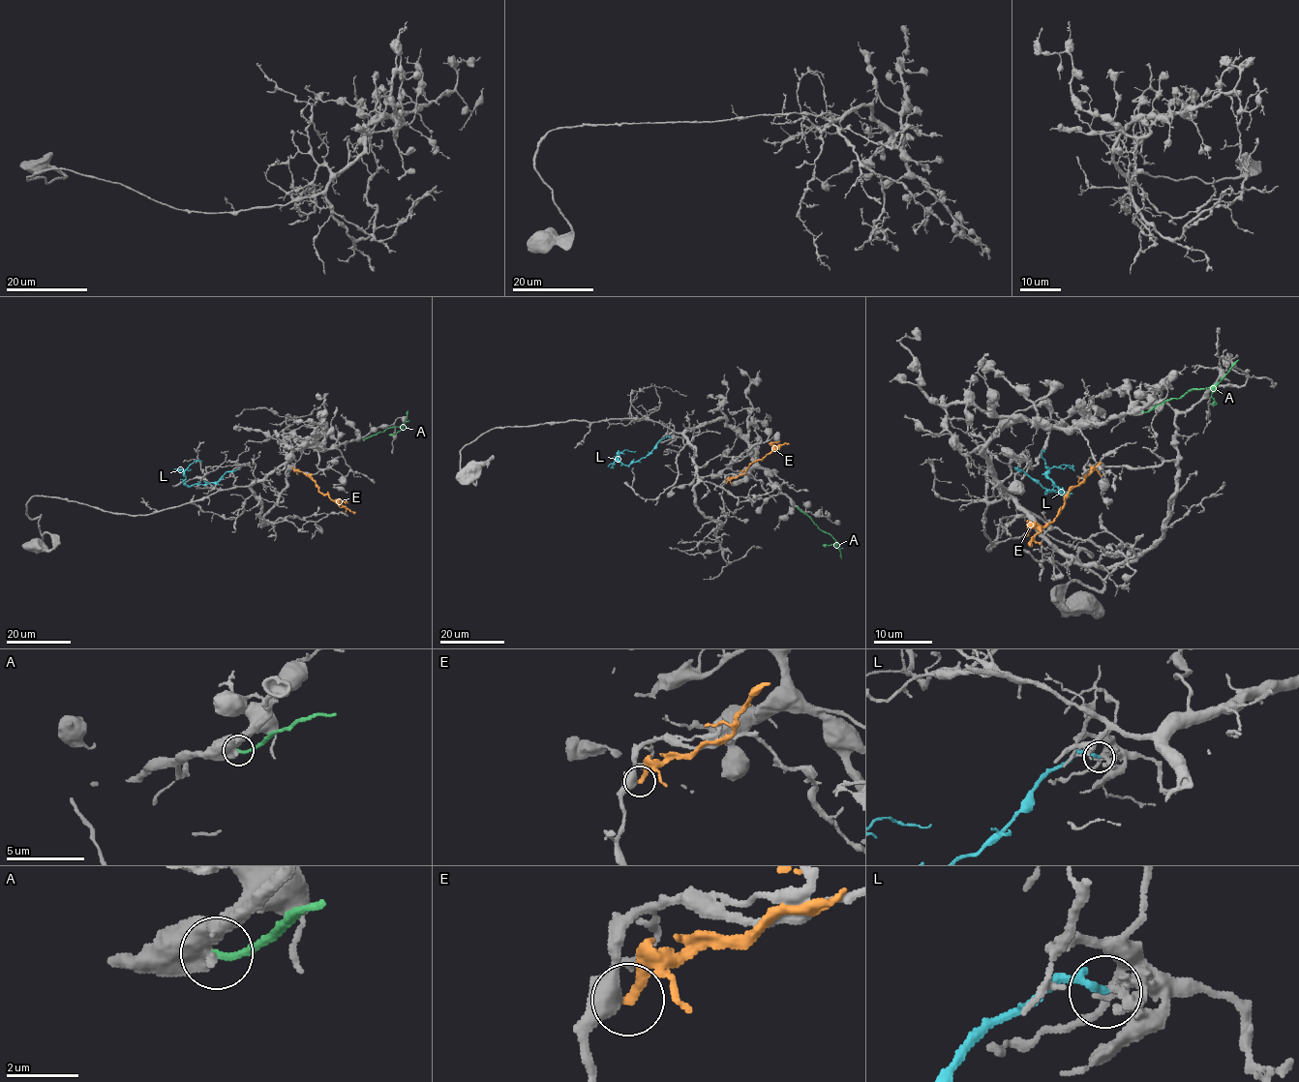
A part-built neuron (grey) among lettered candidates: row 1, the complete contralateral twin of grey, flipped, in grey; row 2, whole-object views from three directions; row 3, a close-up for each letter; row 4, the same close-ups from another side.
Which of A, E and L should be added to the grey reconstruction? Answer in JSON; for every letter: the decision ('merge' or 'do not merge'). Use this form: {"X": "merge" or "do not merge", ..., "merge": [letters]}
{"A": "do not merge", "E": "do not merge", "L": "merge", "merge": ["L"]}

